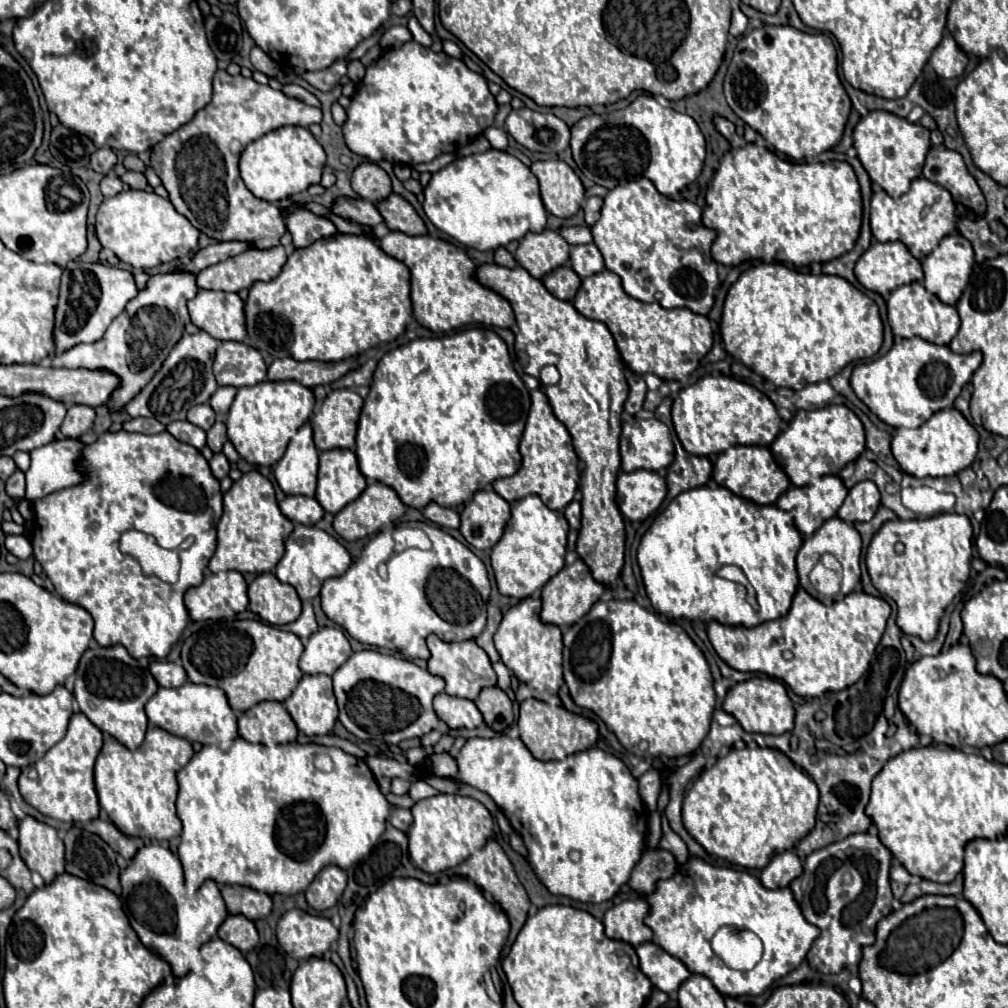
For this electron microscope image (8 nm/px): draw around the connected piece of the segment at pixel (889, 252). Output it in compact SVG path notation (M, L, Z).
M872 241L870 249L856 261L854 273L862 287L876 291L882 297L886 297L898 285L920 281L924 277L920 261L902 241Z

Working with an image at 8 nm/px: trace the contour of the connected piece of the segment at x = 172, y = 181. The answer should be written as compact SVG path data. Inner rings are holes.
M216 71L214 75L214 95L212 101L200 109L194 119L174 133L170 133L164 141L152 147L152 167L156 175L162 179L162 185L168 191L168 199L174 209L184 215L198 231L208 235L214 241L250 241L250 249L272 249L280 245L280 237L286 233L286 223L282 219L282 211L278 205L262 201L254 197L238 171L240 153L256 139L266 135L268 131L280 129L284 125L300 125L308 127L312 123L322 121L322 111L318 107L310 107L300 99L288 97L282 91L272 89L270 85L260 85L254 79L246 79L242 75L228 75L226 71Z

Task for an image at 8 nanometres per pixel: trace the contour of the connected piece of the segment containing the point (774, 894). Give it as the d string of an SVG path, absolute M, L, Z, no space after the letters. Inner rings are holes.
M688 857L686 863L678 865L676 873L670 879L656 881L654 891L650 895L644 895L644 899L650 905L650 911L644 919L644 923L654 931L652 941L656 941L672 957L678 957L690 969L690 973L698 973L698 975L708 977L722 995L730 995L730 997L764 993L772 983L776 983L778 979L782 979L784 975L794 971L804 961L806 953L810 951L810 945L814 943L814 939L820 933L820 929L816 925L810 925L802 917L802 911L798 909L798 901L794 901L794 893L790 887L770 891L760 883L760 879L756 875L750 875L748 871L714 867L706 861L702 861L700 857ZM722 925L746 927L762 939L764 955L762 955L762 961L752 971L732 969L732 967L724 965L724 961L712 951L710 939L718 931L718 927L722 927Z

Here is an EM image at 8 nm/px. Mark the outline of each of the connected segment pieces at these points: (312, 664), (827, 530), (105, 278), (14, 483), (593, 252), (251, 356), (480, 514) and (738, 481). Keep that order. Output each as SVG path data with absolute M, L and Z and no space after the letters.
M324 627L310 635L300 657L300 669L308 675L332 675L350 655L352 647L348 637L338 627Z
M832 517L830 521L824 521L824 525L814 533L810 535L808 539L804 539L804 545L800 547L798 551L798 557L796 557L796 567L798 567L798 577L800 577L800 587L806 589L810 595L816 595L816 589L814 585L810 583L808 575L810 571L814 569L814 565L818 563L818 559L824 555L824 553L830 553L834 555L840 565L842 565L842 585L840 585L840 595L848 595L854 591L856 583L860 581L860 553L862 553L862 539L860 539L860 533L856 531L854 525L842 521L840 517Z
M78 263L78 267L82 273L92 273L98 281L98 287L100 287L100 297L96 301L96 307L88 313L88 319L84 321L84 325L80 325L76 331L68 331L68 323L66 323L66 311L68 311L68 295L70 293L60 293L60 299L58 299L58 305L56 305L56 331L54 331L54 339L56 339L56 353L62 353L78 343L94 343L98 341L104 331L108 329L108 325L112 323L112 319L116 315L120 315L126 307L126 303L130 299L134 299L138 295L138 287L136 287L136 281L134 281L134 275L130 271L124 271L124 269L118 269L118 267L108 267L108 265L102 265L102 263Z
M16 469L16 471L12 473L12 477L6 481L6 491L8 491L8 495L12 495L14 499L24 499L24 487L26 487L24 471Z
M594 243L588 245L574 245L570 251L570 265L572 269L584 279L604 269L602 255Z
M224 341L216 349L214 377L220 387L256 385L266 379L266 365L262 355L244 343Z
M478 491L460 513L460 533L476 549L492 549L510 519L510 505L494 491Z
M734 445L726 453L720 453L714 465L714 481L732 493L750 499L758 505L772 505L790 487L790 479L776 465L768 447L760 445Z

